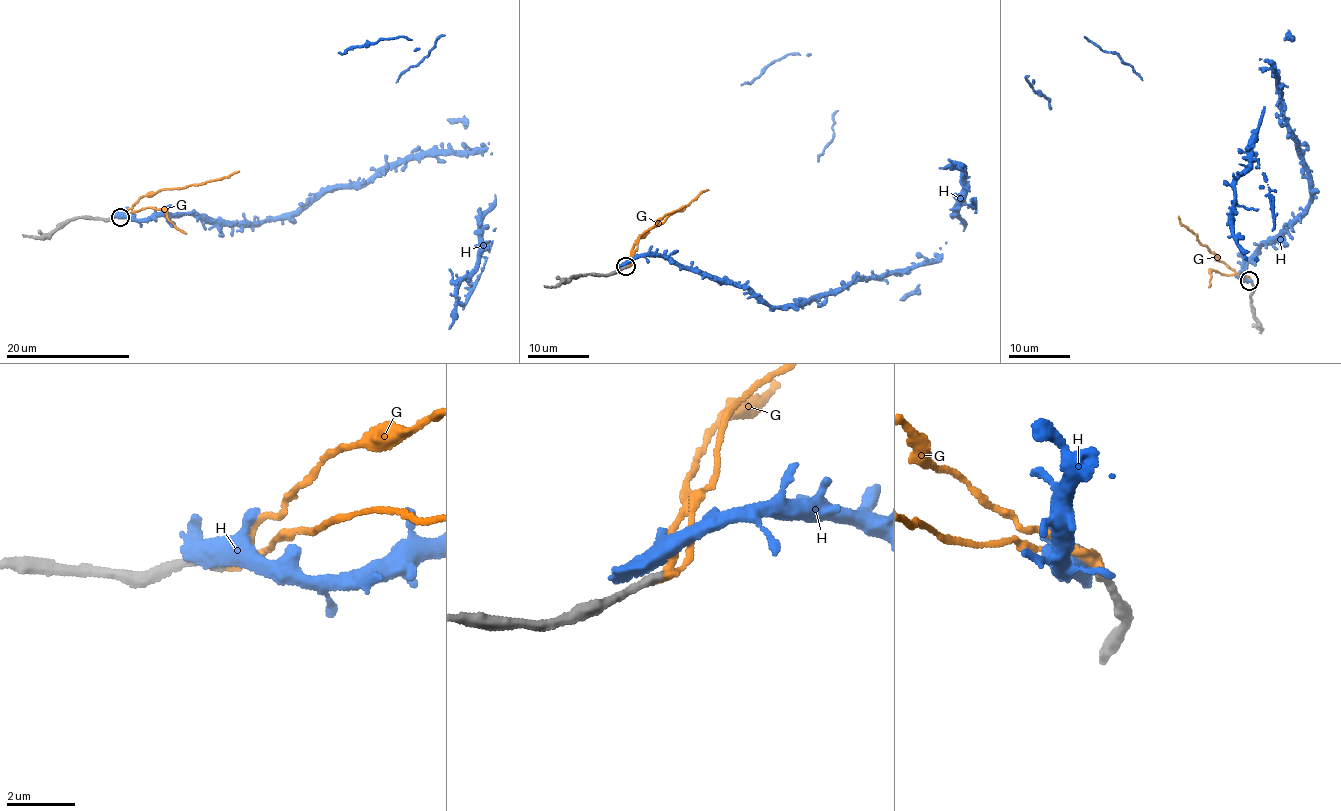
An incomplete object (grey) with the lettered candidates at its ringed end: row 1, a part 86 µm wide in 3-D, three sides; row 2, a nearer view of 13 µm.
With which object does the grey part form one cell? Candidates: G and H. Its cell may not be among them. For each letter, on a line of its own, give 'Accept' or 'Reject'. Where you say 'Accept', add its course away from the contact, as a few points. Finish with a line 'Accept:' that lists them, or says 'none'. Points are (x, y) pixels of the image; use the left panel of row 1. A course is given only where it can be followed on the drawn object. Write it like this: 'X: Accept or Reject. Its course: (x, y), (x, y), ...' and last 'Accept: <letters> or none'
G: Reject
H: Reject
Accept: none

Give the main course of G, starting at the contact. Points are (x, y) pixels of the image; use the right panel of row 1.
G: (1249, 280), (1228, 268), (1208, 251), (1186, 228), (1179, 216)

